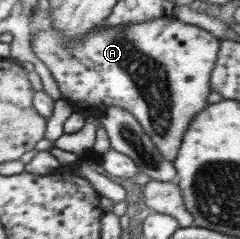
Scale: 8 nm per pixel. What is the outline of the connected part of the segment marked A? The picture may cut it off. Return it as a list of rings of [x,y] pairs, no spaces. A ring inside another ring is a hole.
[[[173,16],[115,27],[105,27],[105,24],[101,24],[75,41],[63,37],[61,31],[57,31],[50,22],[51,17],[43,21],[42,28],[33,38],[32,49],[49,68],[63,98],[72,103],[87,102],[87,112],[97,117],[111,106],[125,108],[139,121],[162,156],[174,161],[191,120],[203,108],[209,106],[207,96],[211,94],[210,78],[221,40],[215,38],[211,32],[193,24],[183,23]]]

